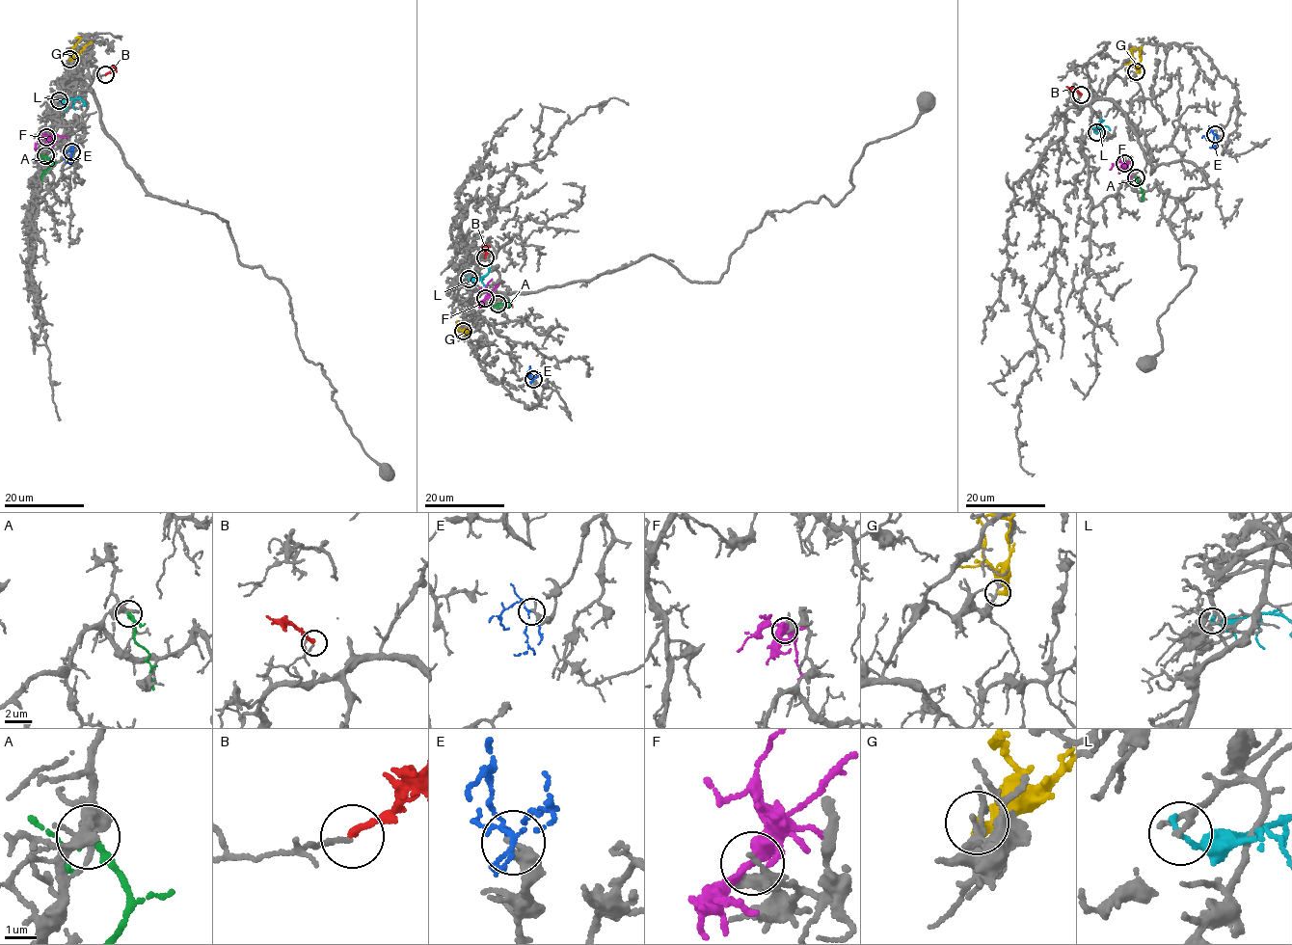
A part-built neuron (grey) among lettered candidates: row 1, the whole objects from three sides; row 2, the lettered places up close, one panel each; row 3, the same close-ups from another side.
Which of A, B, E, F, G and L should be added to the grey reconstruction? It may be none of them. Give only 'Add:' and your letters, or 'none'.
Add: none

